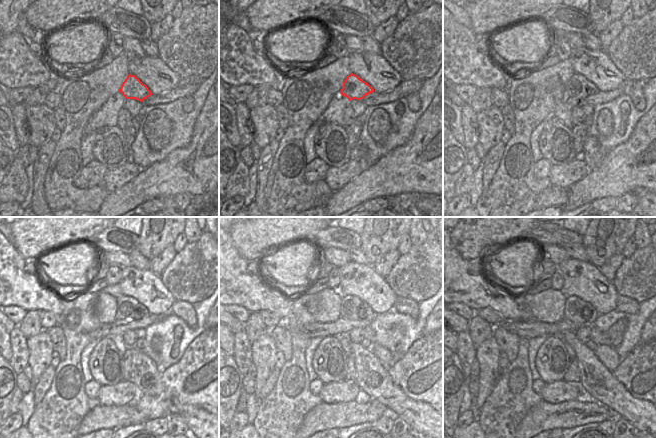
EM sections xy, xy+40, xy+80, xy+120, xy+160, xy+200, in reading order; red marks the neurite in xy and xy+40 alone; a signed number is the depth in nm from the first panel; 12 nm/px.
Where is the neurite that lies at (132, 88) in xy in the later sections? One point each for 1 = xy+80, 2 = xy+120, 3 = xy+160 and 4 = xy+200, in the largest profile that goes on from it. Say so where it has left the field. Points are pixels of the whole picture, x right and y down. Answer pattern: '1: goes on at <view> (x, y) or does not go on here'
1: goes on at xy+80 (577, 86)
2: goes on at xy+120 (127, 307)
3: goes on at xy+160 (351, 307)
4: goes on at xy+200 (576, 310)

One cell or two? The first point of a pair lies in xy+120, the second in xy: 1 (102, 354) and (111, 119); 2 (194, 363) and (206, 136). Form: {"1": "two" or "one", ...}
{"1": "two", "2": "one"}

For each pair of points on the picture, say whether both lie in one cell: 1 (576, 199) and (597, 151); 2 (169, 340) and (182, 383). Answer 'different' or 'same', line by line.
1: different
2: different

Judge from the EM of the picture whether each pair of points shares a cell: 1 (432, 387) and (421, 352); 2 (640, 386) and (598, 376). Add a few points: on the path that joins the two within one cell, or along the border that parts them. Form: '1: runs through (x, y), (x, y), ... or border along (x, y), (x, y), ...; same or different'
1: runs through (429, 381), (429, 361); same
2: border along (611, 372), (635, 397); different

